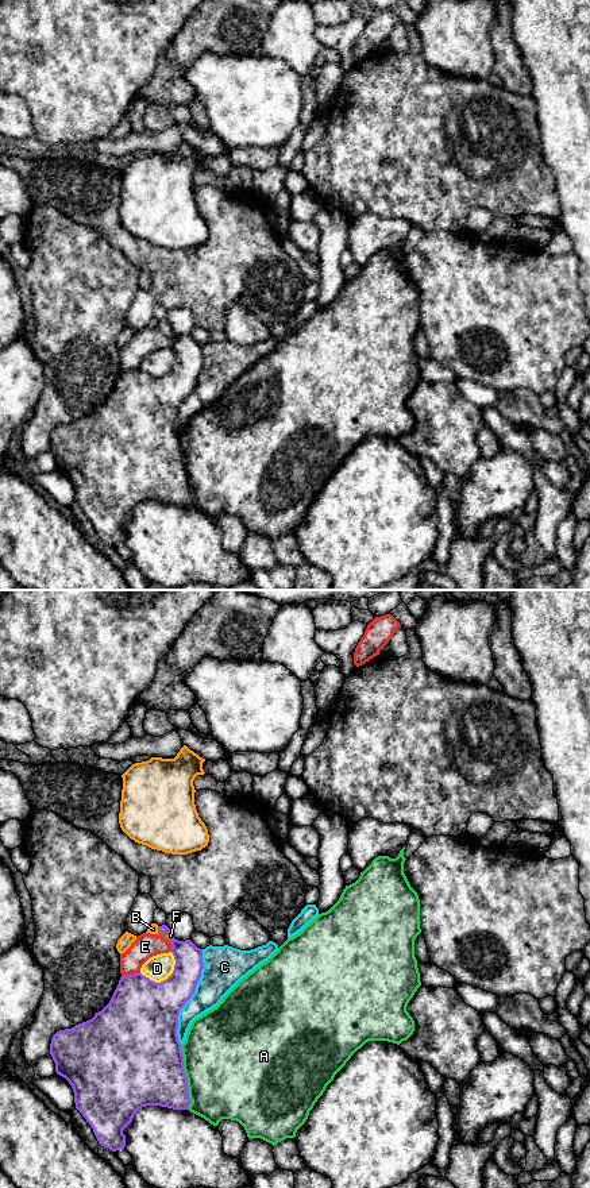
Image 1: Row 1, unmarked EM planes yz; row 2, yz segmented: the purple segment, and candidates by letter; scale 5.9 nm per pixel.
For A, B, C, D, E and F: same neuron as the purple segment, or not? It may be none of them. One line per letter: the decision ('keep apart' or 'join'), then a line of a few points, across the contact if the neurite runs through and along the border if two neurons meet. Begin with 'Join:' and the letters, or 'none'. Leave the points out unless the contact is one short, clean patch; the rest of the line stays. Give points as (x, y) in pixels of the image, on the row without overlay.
Join: F
A: keep apart
B: keep apart
C: keep apart
D: keep apart
E: keep apart
F: join

